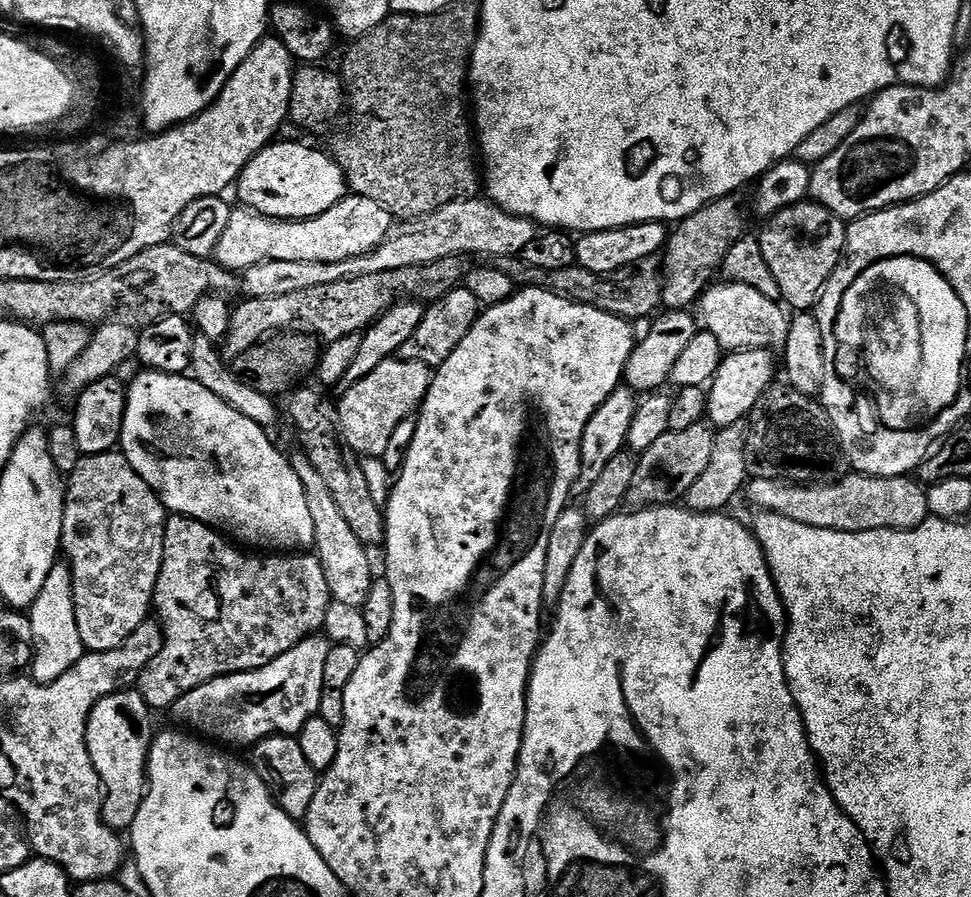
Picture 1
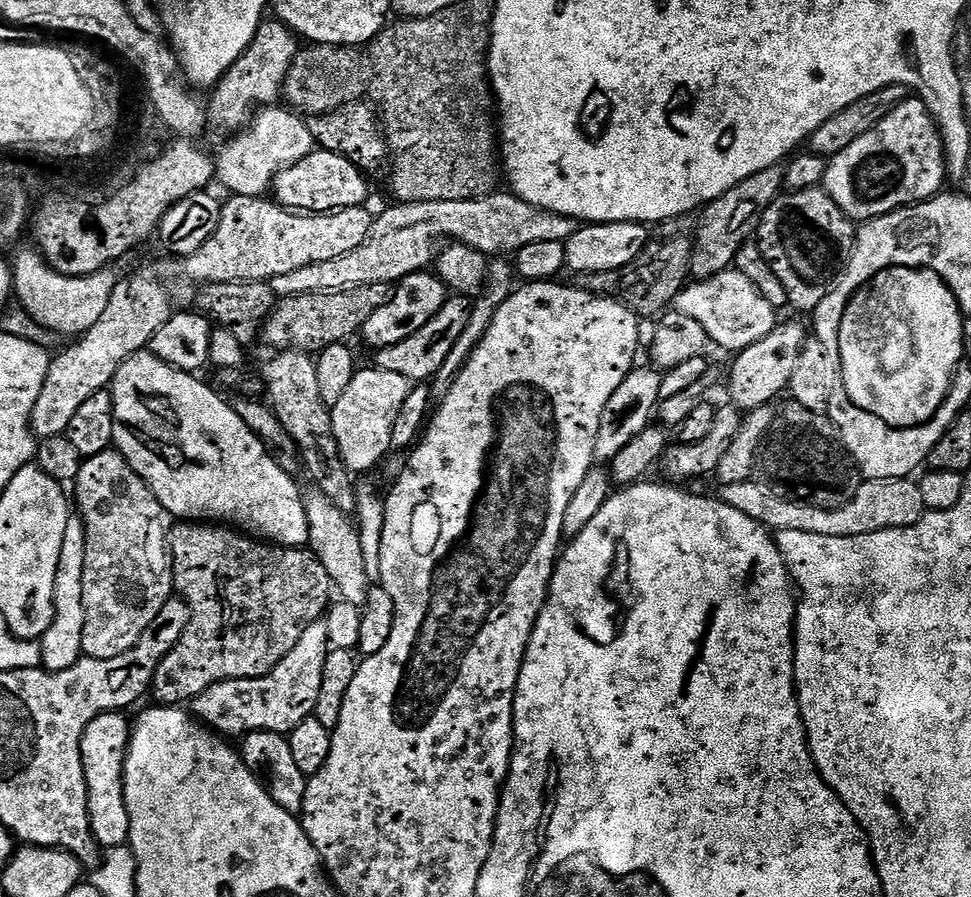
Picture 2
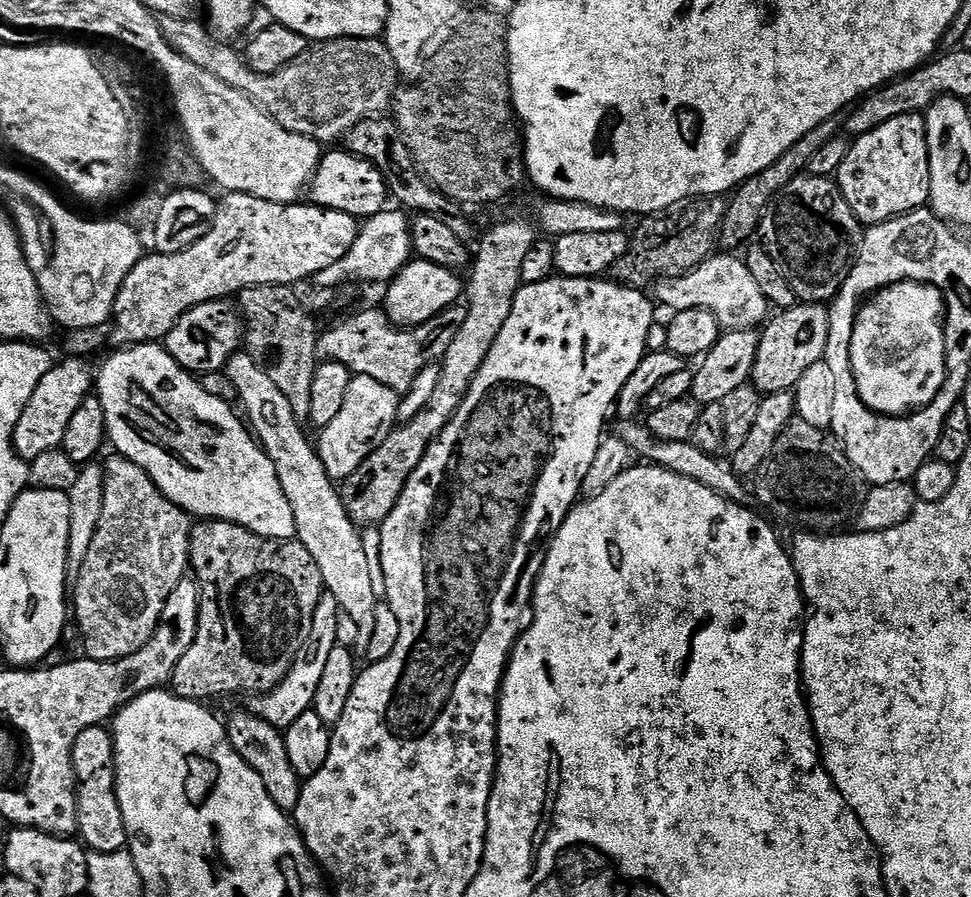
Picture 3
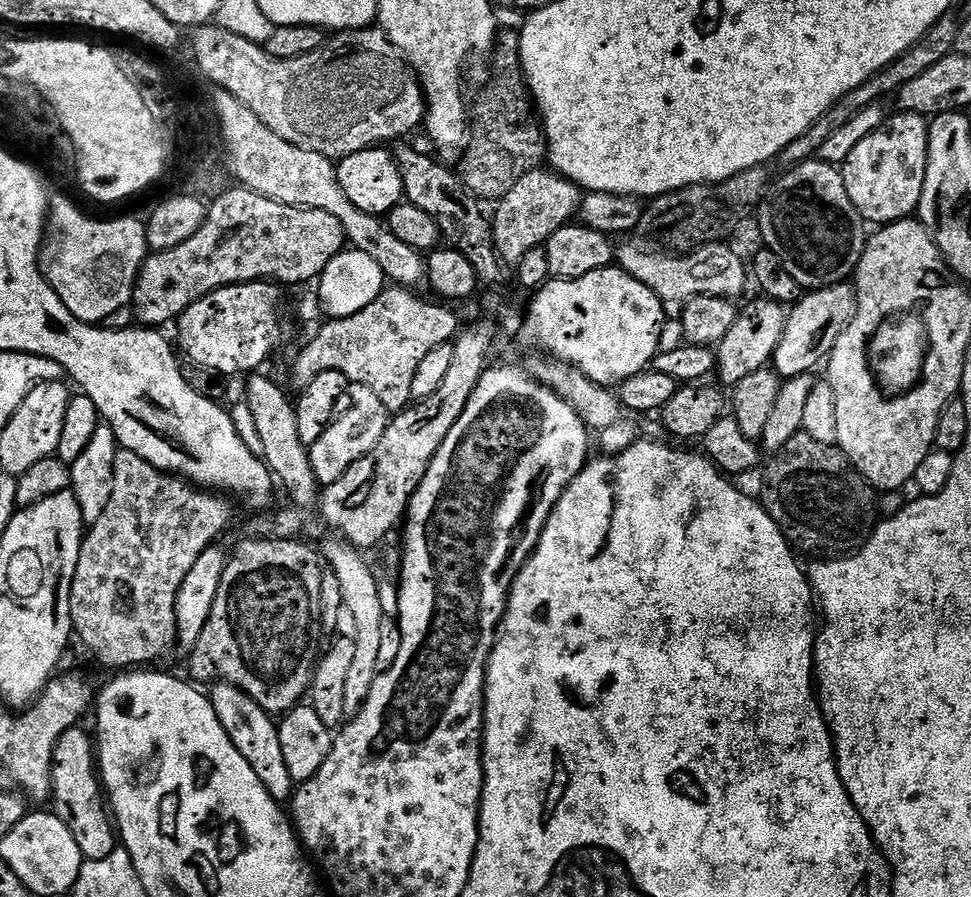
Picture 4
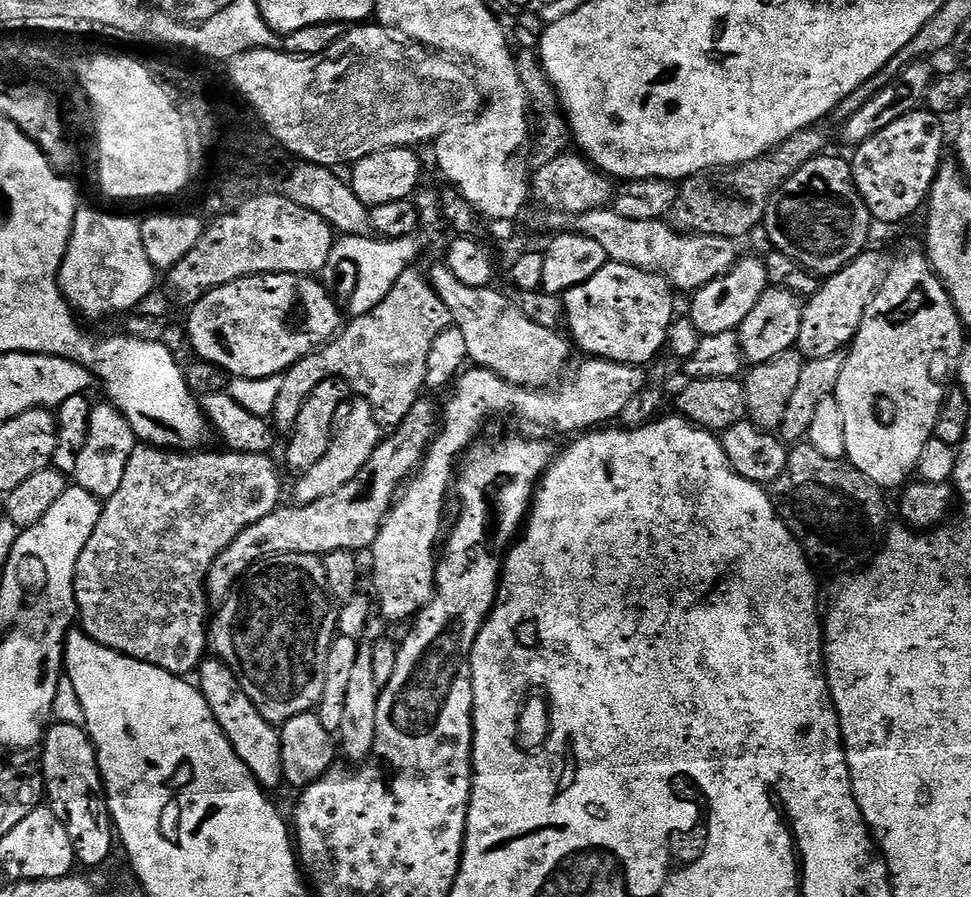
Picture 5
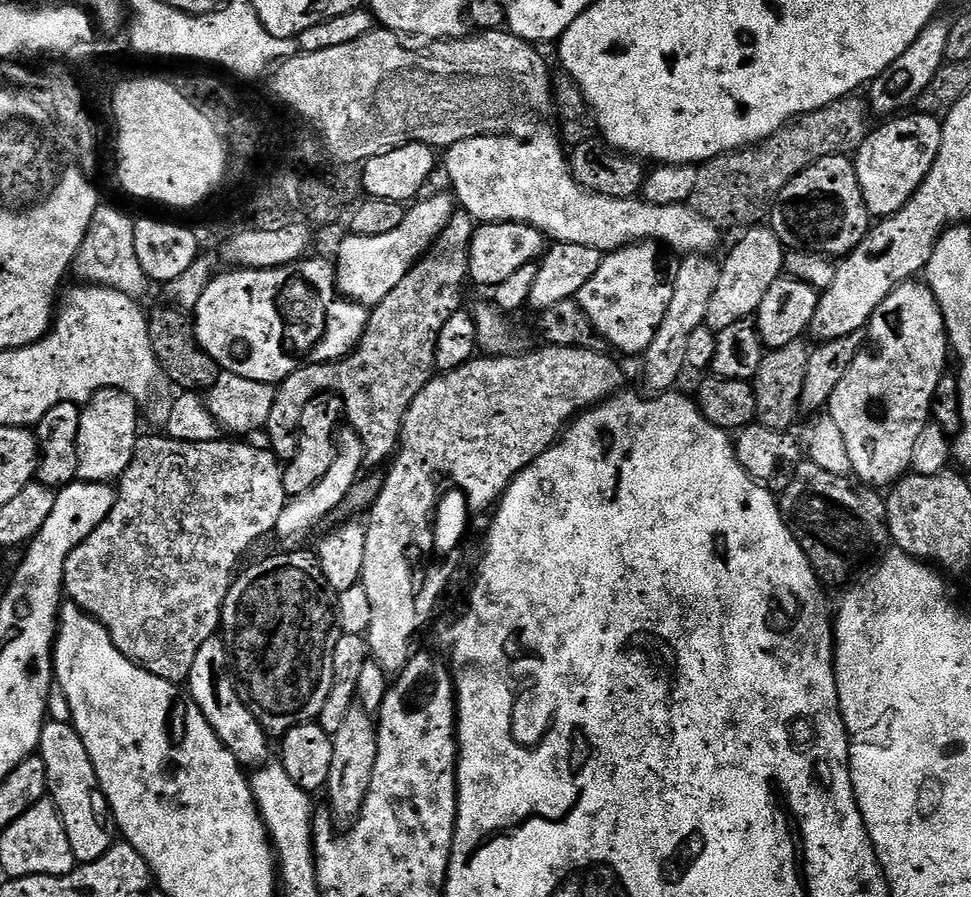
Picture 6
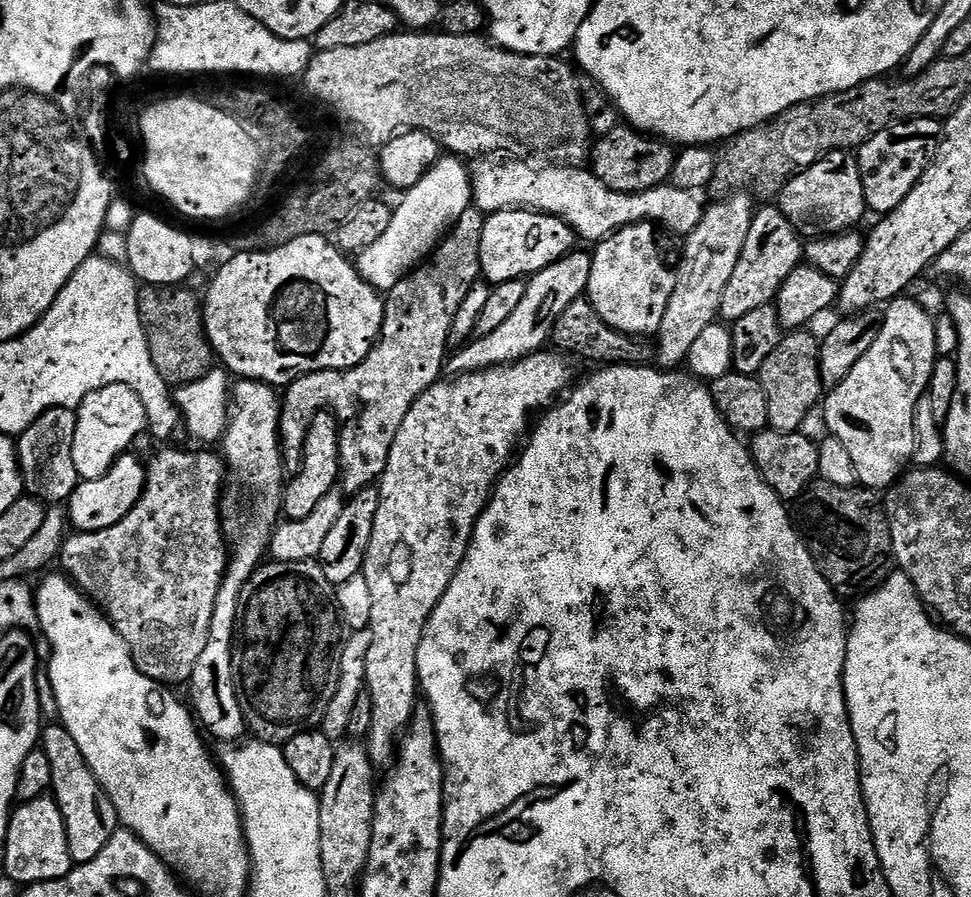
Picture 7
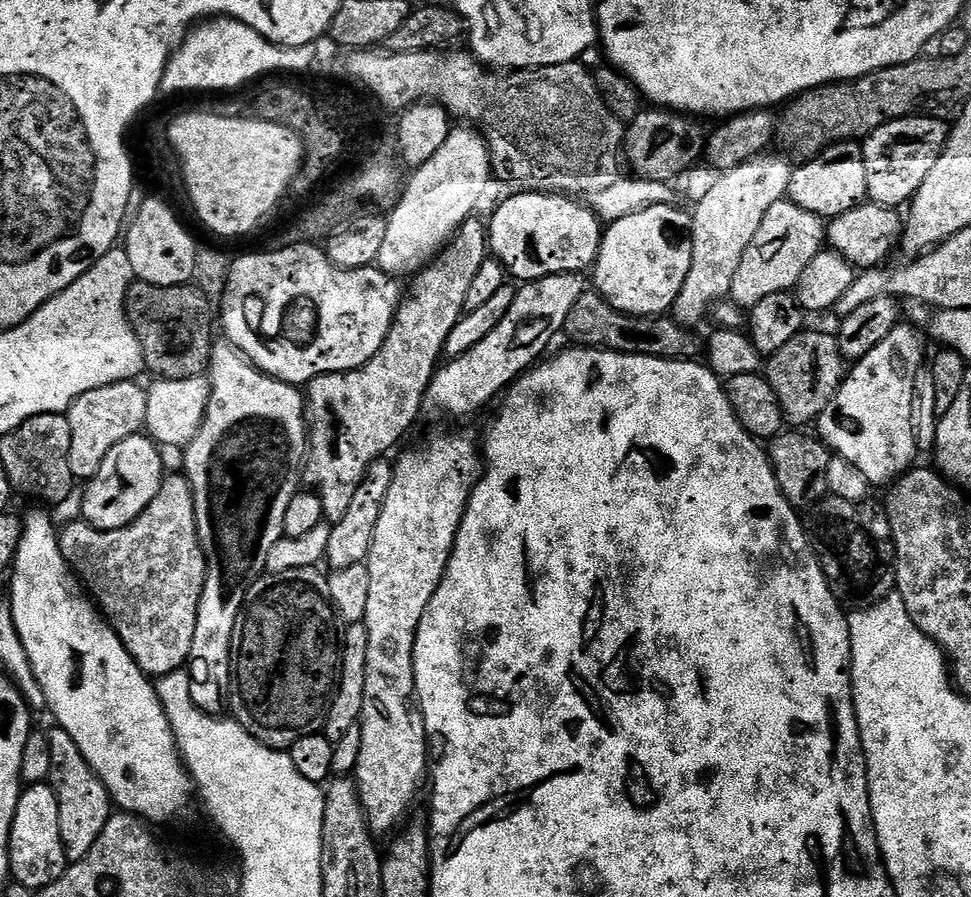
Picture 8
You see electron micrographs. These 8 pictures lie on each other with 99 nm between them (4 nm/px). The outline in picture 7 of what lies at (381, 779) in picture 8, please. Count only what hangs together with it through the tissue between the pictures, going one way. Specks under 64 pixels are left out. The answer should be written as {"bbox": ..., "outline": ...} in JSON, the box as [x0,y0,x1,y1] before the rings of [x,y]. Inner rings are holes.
{"bbox":[362,351,573,766],"outline":[[[548,351],[532,352],[526,358],[514,361],[513,364],[499,364],[486,370],[467,372],[464,376],[441,378],[420,395],[414,402],[414,406],[410,406],[410,414],[406,414],[406,418],[402,418],[402,426],[398,426],[398,438],[394,438],[394,446],[390,446],[390,458],[386,462],[386,470],[380,475],[378,481],[380,490],[378,514],[374,518],[374,534],[370,538],[370,550],[364,559],[364,570],[362,573],[366,578],[366,583],[370,586],[370,598],[374,601],[374,608],[370,610],[372,622],[370,625],[368,653],[366,654],[366,678],[364,682],[366,694],[372,700],[372,725],[366,737],[366,747],[372,763],[377,766],[383,766],[383,764],[391,765],[393,763],[398,741],[412,722],[412,713],[418,707],[418,701],[416,701],[416,696],[418,700],[418,681],[416,679],[418,674],[418,646],[424,633],[424,626],[432,617],[432,612],[438,606],[442,594],[446,594],[446,590],[450,586],[458,566],[464,561],[464,555],[468,552],[468,543],[472,541],[472,530],[476,527],[480,515],[484,513],[484,508],[488,505],[489,500],[492,499],[492,489],[495,488],[497,480],[504,475],[510,461],[513,459],[514,453],[517,451],[518,445],[525,439],[526,433],[529,431],[530,420],[528,424],[528,412],[537,411],[536,413],[539,413],[541,410],[547,409],[553,401],[563,397],[573,383],[572,368],[564,361],[567,359],[559,351]]]}

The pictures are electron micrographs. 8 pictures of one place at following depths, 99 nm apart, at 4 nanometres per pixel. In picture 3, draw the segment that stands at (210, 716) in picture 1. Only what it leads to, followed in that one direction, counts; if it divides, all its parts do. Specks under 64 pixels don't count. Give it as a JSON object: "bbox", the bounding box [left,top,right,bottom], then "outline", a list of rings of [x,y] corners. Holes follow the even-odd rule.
{"bbox":[246,594,341,730],"outline":[[[329,594],[321,596],[314,610],[314,622],[310,626],[310,634],[306,634],[306,642],[302,642],[302,650],[298,650],[286,678],[282,678],[282,682],[278,682],[274,690],[253,695],[249,699],[252,701],[246,704],[247,711],[253,712],[258,718],[270,722],[270,726],[281,730],[287,730],[294,722],[294,718],[302,718],[302,714],[309,712],[313,707],[318,682],[325,672],[326,661],[337,645],[340,613],[341,609],[336,598]]]}

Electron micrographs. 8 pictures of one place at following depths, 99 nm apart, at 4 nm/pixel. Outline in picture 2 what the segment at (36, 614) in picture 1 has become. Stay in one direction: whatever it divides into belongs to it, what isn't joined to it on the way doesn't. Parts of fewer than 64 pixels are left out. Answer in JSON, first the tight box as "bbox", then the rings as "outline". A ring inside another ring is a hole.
{"bbox":[39,514,86,672],"outline":[[[72,514],[66,522],[66,531],[62,537],[62,550],[58,553],[58,574],[54,574],[54,604],[50,630],[46,630],[46,634],[39,639],[44,659],[42,667],[46,672],[66,670],[78,663],[84,656],[82,650],[82,634],[86,626],[86,609],[82,606],[82,573],[84,571],[86,571],[86,526],[81,516]]]}

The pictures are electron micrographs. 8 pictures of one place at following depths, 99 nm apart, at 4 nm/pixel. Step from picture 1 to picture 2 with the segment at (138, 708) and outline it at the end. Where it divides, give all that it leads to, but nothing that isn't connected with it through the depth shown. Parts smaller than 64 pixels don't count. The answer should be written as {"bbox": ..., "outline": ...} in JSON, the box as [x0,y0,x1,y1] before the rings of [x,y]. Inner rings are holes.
{"bbox":[80,712,133,850],"outline":[[[104,712],[91,720],[80,739],[90,826],[96,843],[104,850],[125,847],[130,834],[130,814],[124,797],[124,763],[128,757],[128,744],[132,741],[133,725],[130,720],[128,724],[126,717],[124,712]]]}

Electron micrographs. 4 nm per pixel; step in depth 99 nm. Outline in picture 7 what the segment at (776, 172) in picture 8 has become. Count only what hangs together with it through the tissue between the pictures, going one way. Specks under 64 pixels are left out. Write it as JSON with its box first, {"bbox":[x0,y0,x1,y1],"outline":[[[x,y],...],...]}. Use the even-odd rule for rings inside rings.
{"bbox":[656,194,754,370],"outline":[[[733,194],[720,199],[715,202],[717,204],[709,203],[704,209],[704,217],[702,222],[698,222],[696,229],[690,233],[687,233],[686,239],[688,240],[684,244],[684,257],[680,260],[680,268],[678,264],[678,271],[676,272],[676,285],[674,286],[674,294],[670,294],[670,303],[666,306],[665,317],[662,318],[662,325],[659,326],[659,330],[656,335],[656,345],[657,345],[657,365],[664,370],[674,370],[680,365],[683,365],[687,359],[690,352],[690,348],[694,346],[694,341],[702,334],[702,331],[708,327],[708,325],[715,323],[717,321],[718,315],[720,313],[720,307],[722,306],[722,294],[726,290],[726,286],[730,282],[730,277],[734,274],[734,266],[738,266],[738,258],[742,254],[742,246],[746,246],[746,234],[750,234],[750,226],[752,225],[752,218],[754,215],[754,207],[752,208],[753,197],[748,194]]]}

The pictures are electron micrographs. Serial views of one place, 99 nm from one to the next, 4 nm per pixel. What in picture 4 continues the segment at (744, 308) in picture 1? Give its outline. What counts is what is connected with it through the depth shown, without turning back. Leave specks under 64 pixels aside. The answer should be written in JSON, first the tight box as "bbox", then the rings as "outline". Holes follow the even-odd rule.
{"bbox":[615,243,750,302],"outline":[[[727,243],[707,244],[704,248],[697,248],[695,252],[687,254],[669,254],[664,250],[656,250],[660,252],[647,252],[644,248],[639,248],[636,244],[624,244],[615,249],[615,263],[626,274],[633,276],[638,282],[642,282],[642,286],[650,286],[650,290],[654,290],[654,294],[659,296],[665,302],[671,300],[680,300],[679,302],[687,302],[693,300],[695,296],[721,296],[723,298],[737,298],[744,292],[744,283],[749,282],[750,276],[746,271],[746,264],[740,261],[740,256],[736,252],[728,249]]]}

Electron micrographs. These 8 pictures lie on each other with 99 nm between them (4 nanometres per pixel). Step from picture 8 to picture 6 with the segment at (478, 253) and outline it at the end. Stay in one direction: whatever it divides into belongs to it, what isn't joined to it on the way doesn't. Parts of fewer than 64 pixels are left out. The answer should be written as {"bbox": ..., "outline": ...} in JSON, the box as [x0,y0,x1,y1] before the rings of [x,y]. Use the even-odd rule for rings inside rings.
{"bbox":[266,211,477,465],"outline":[[[453,211],[450,222],[446,222],[442,234],[438,234],[432,247],[417,260],[415,266],[406,274],[406,278],[402,278],[402,282],[398,282],[398,286],[394,286],[394,290],[390,290],[390,294],[386,294],[386,298],[382,298],[382,302],[378,302],[369,311],[368,325],[362,334],[360,345],[349,356],[329,364],[307,363],[280,381],[266,427],[267,447],[280,461],[287,462],[294,458],[302,410],[306,410],[306,402],[310,402],[310,398],[323,392],[335,392],[344,399],[346,420],[347,423],[352,423],[353,430],[360,435],[358,444],[364,451],[365,465],[380,463],[383,465],[397,451],[406,410],[434,375],[438,334],[442,334],[442,326],[450,322],[455,312],[461,311],[460,291],[464,288],[464,280],[466,284],[469,279],[470,242],[476,229],[477,225],[469,212]]]}

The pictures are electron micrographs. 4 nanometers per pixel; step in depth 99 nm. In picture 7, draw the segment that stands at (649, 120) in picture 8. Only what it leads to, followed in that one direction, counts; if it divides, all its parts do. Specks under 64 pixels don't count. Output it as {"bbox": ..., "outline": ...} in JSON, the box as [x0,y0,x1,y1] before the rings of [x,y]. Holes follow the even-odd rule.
{"bbox":[590,126,677,192],"outline":[[[617,126],[593,143],[590,170],[615,192],[645,192],[671,181],[677,153],[667,140],[638,132],[631,126]]]}

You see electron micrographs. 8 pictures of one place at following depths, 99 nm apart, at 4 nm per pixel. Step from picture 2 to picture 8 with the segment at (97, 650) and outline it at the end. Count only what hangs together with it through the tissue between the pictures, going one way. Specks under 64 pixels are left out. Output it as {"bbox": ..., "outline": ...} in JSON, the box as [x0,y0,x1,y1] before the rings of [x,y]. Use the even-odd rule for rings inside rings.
{"bbox":[58,474,208,678],"outline":[[[183,474],[165,475],[154,502],[126,526],[118,530],[99,532],[93,524],[83,519],[61,527],[58,532],[60,549],[68,567],[90,593],[97,609],[108,625],[118,634],[122,646],[149,678],[159,678],[179,672],[189,663],[194,646],[194,630],[198,626],[198,602],[206,586],[208,559],[200,545],[196,525],[196,503],[188,477]]]}

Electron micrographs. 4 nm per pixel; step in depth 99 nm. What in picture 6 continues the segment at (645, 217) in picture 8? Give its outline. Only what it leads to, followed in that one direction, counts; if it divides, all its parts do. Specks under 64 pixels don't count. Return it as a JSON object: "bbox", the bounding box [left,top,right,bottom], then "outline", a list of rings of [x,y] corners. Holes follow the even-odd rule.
{"bbox":[578,242,672,354],"outline":[[[641,242],[628,244],[605,255],[590,282],[586,282],[578,294],[586,318],[590,318],[601,340],[605,345],[612,347],[613,344],[620,352],[643,354],[669,309],[672,280],[664,280],[660,256],[656,251],[658,248],[655,243]]]}

